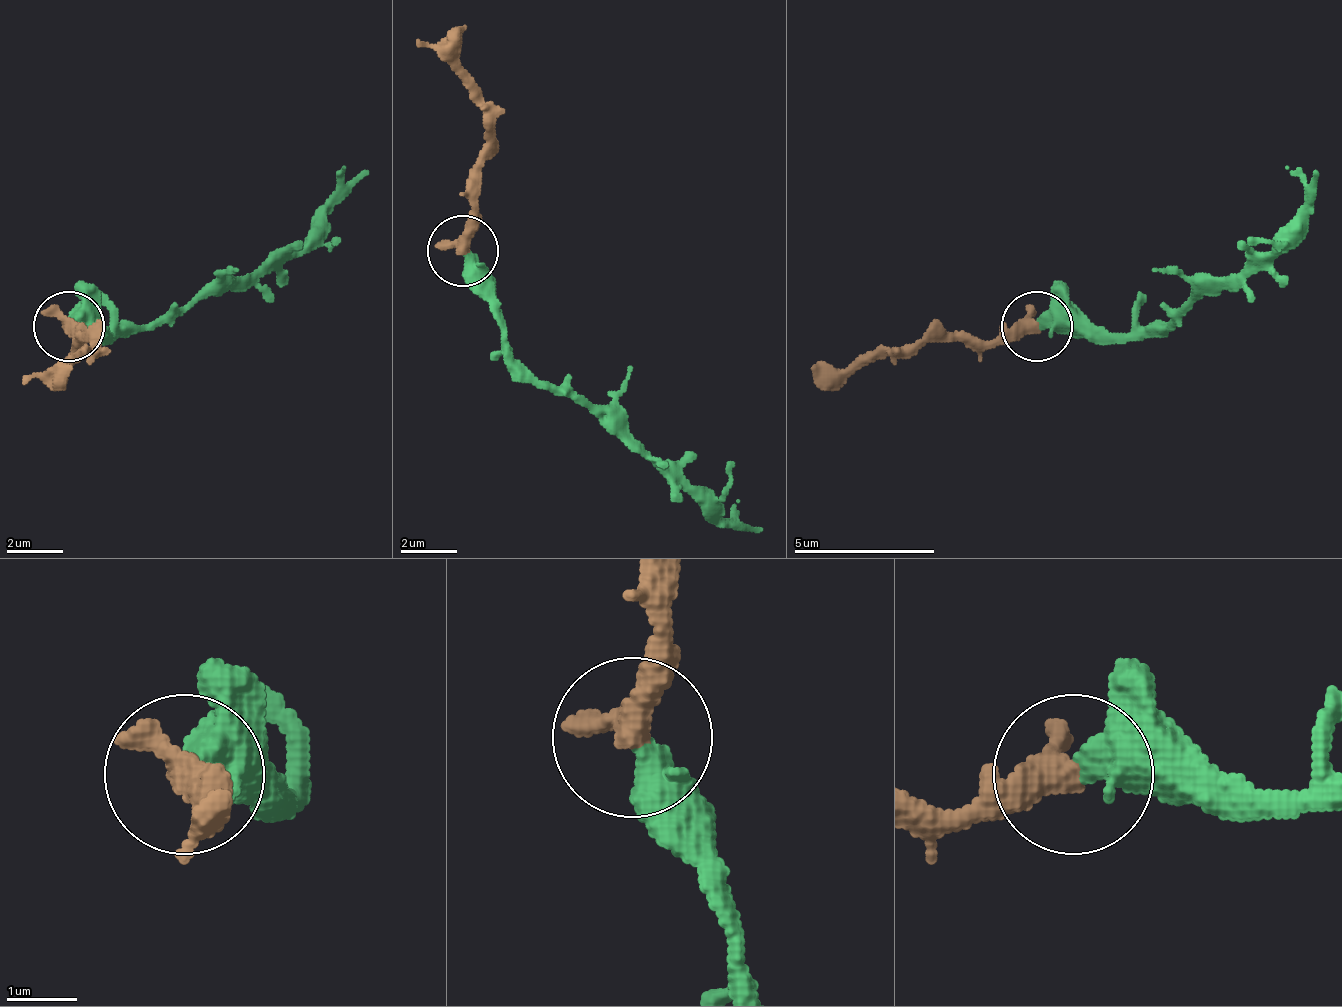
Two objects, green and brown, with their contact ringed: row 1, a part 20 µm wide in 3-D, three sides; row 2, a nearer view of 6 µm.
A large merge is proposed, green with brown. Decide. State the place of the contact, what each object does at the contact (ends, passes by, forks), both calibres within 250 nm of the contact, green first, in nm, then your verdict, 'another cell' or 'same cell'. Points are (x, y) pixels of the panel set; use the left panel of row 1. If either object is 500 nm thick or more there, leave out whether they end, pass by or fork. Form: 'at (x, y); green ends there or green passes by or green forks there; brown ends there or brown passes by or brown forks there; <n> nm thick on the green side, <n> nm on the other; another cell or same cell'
at (68, 326); 500 nm thick on the green side, 550 nm on the other; same cell

